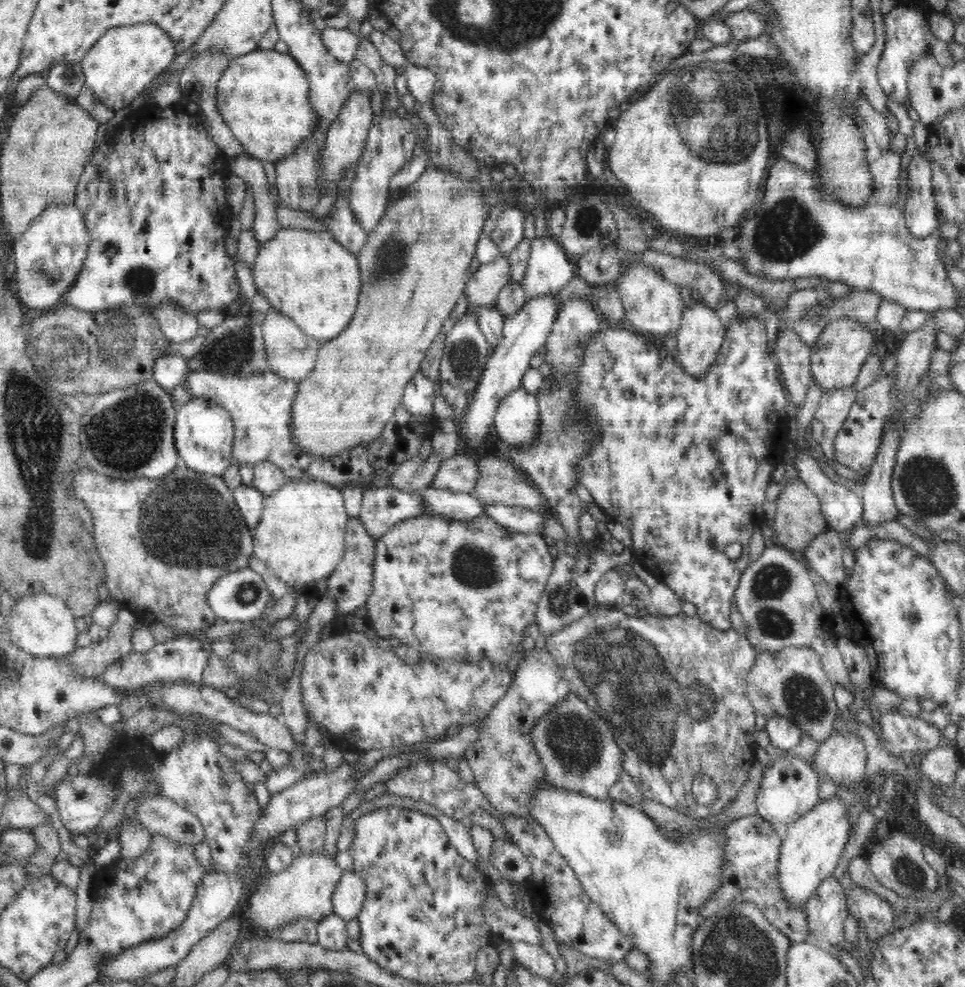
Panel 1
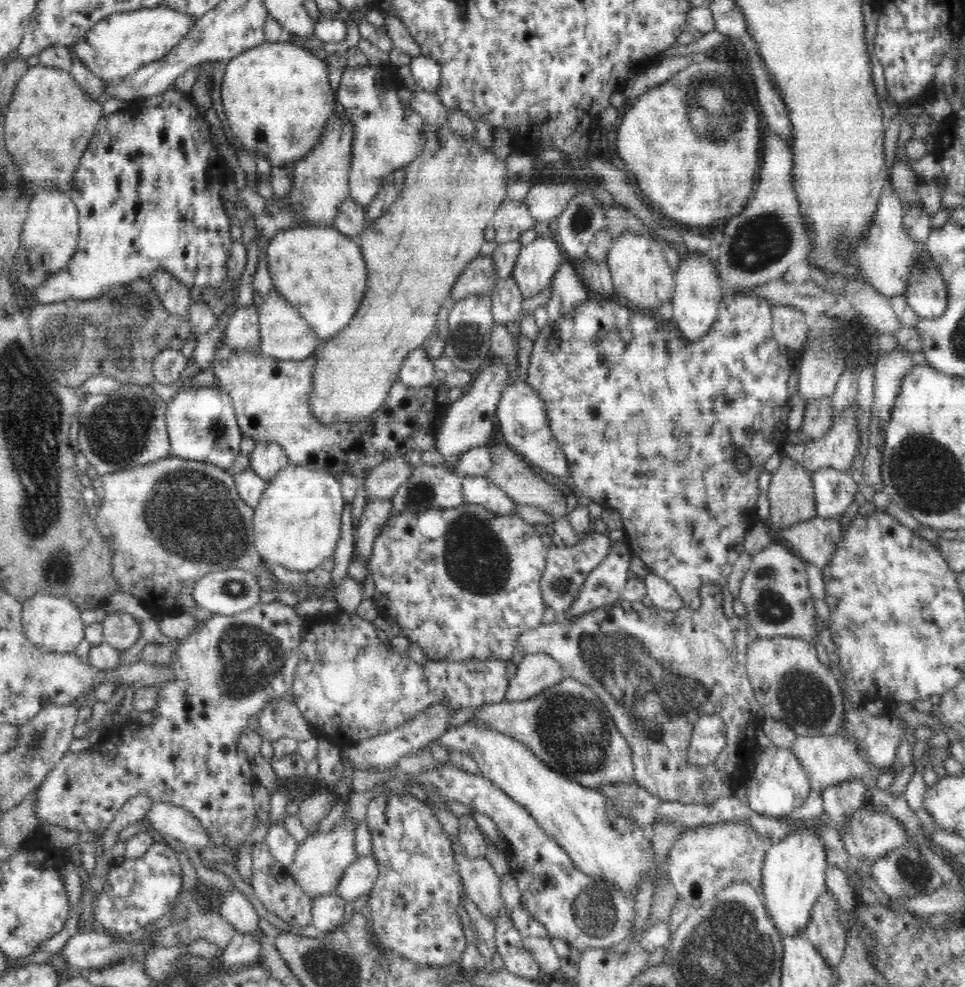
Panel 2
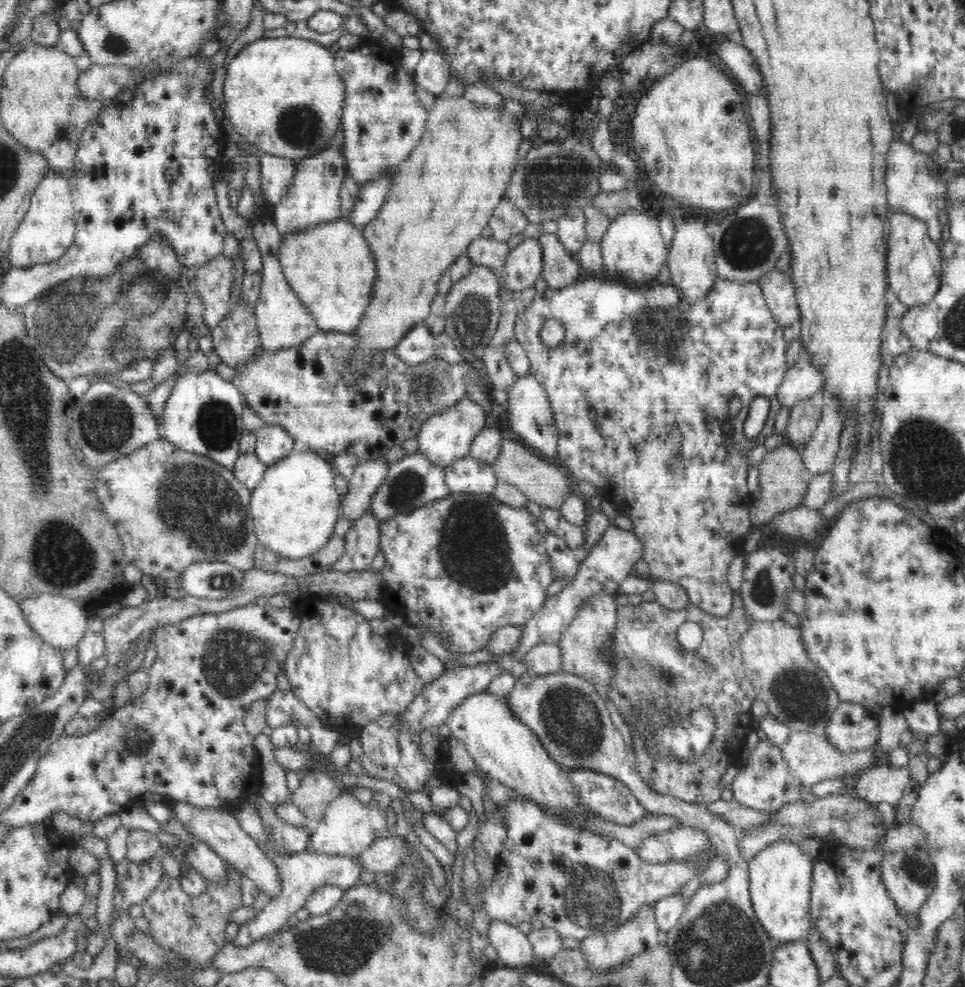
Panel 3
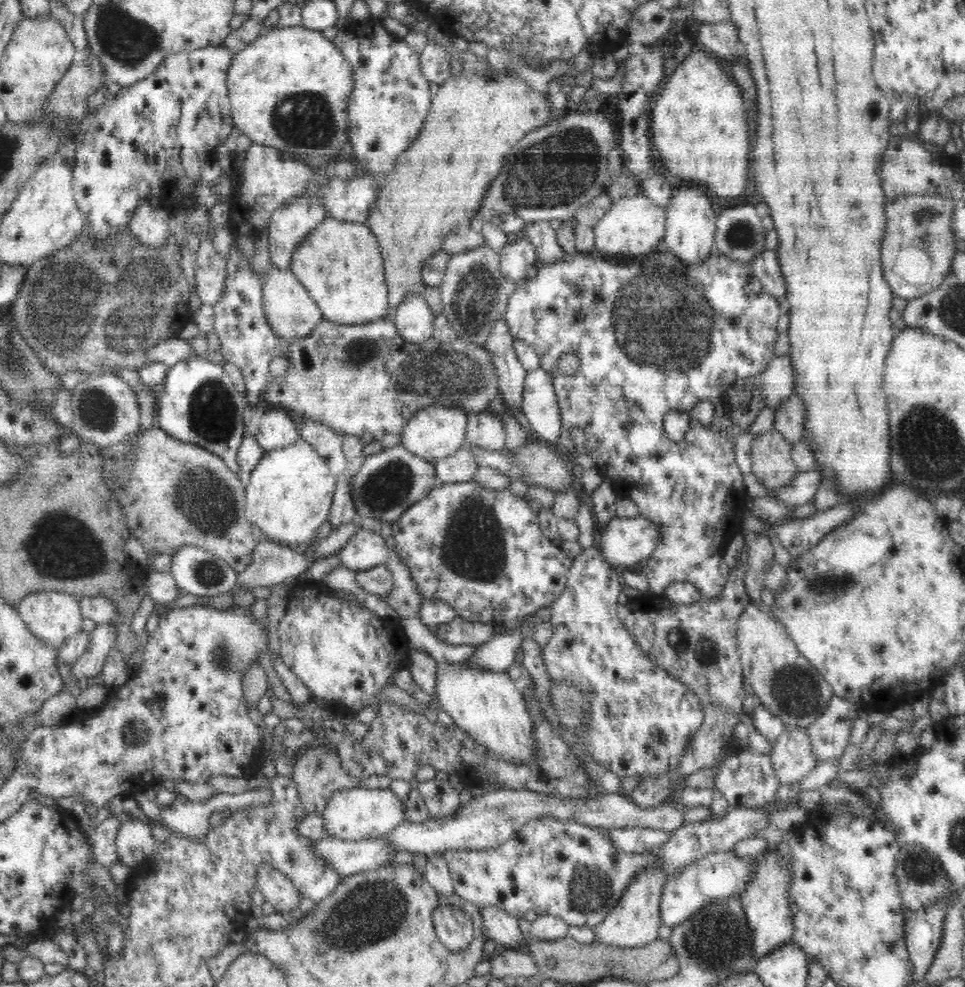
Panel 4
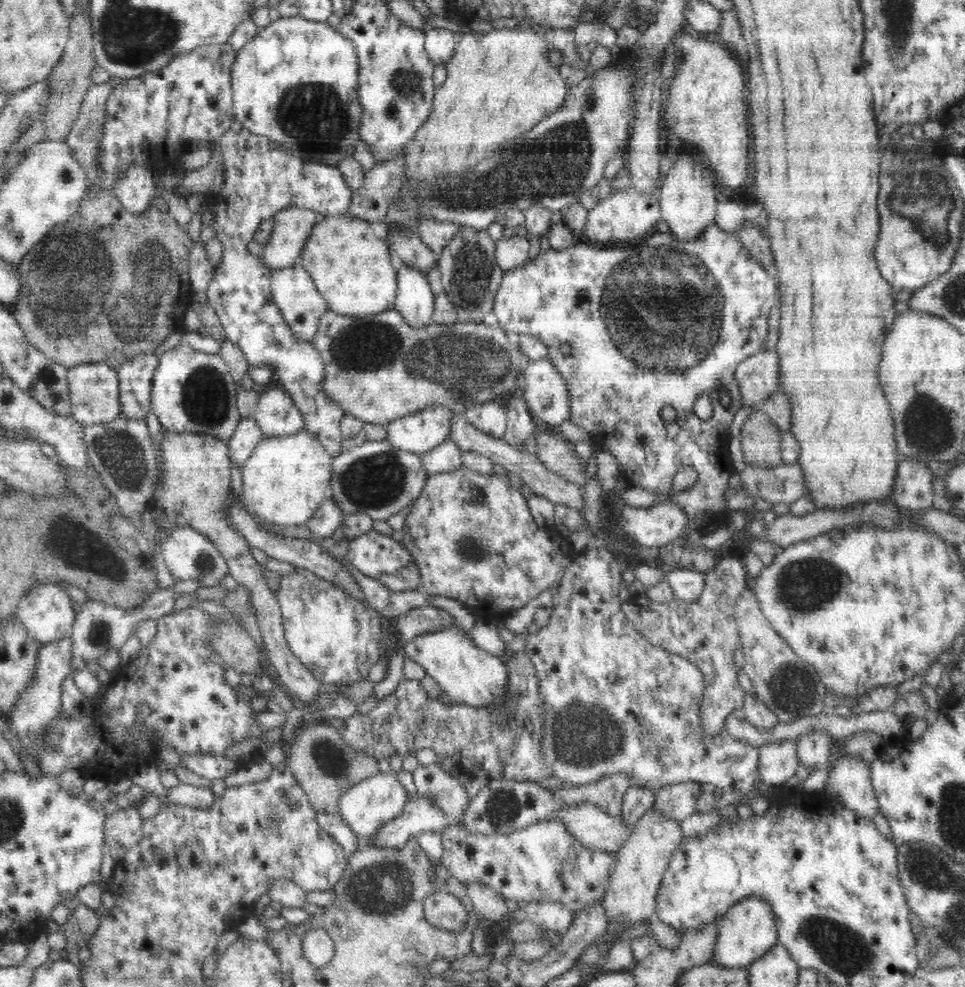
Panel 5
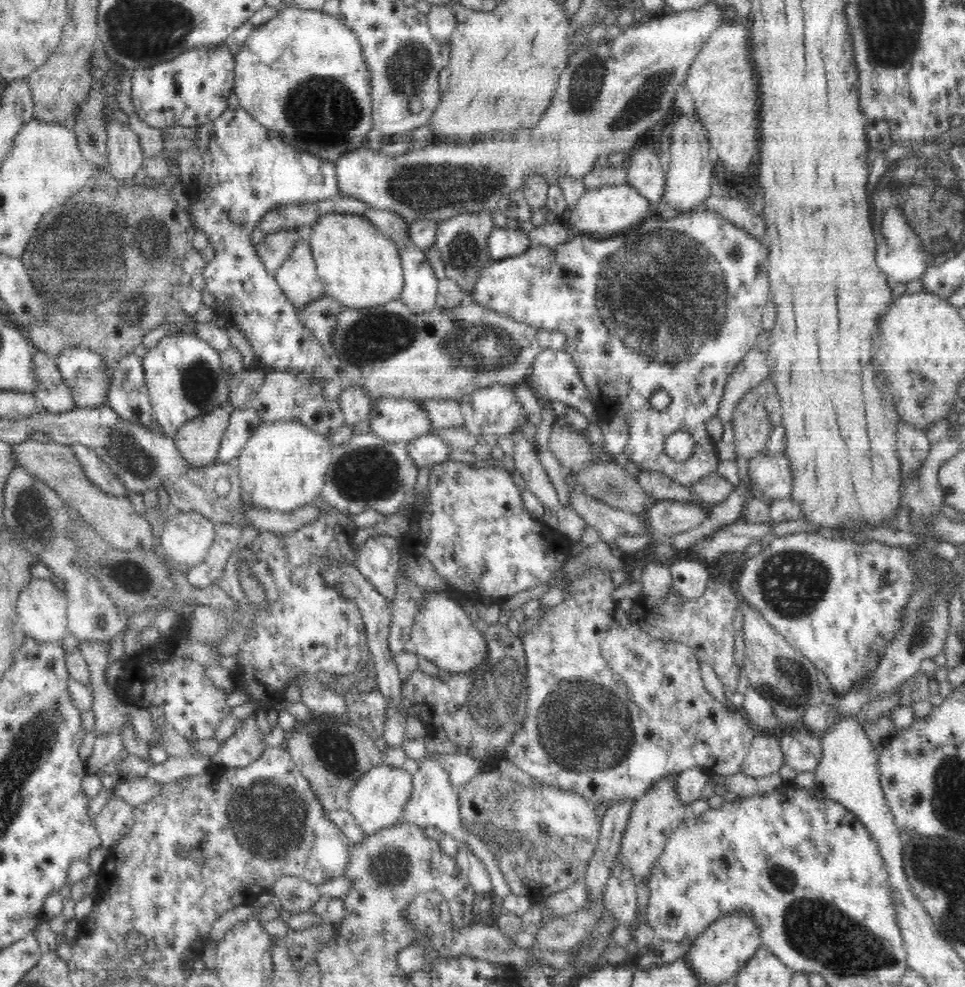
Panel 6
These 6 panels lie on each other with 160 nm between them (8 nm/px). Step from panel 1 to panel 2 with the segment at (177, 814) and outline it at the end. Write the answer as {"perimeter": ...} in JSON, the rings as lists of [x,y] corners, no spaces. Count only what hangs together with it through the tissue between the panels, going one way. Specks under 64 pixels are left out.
{"perimeter":[[[153,802],[145,820],[160,835],[171,836],[193,849],[206,849],[212,842],[204,825],[190,811],[169,802]]]}

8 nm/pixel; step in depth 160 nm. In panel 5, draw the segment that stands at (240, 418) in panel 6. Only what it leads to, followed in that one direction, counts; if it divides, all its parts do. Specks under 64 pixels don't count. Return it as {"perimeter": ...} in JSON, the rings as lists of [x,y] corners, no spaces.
{"perimeter":[[[243,418],[238,421],[235,431],[227,442],[229,460],[235,468],[241,468],[252,454],[257,442],[264,438],[256,419]]]}

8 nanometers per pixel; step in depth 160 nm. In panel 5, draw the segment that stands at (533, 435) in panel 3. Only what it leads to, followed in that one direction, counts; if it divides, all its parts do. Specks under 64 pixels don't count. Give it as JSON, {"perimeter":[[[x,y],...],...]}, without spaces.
{"perimeter":[[[548,358],[529,361],[522,376],[524,382],[524,399],[527,402],[530,414],[543,428],[558,431],[558,426],[570,416],[570,396],[568,385],[560,371],[556,371],[554,363]]]}

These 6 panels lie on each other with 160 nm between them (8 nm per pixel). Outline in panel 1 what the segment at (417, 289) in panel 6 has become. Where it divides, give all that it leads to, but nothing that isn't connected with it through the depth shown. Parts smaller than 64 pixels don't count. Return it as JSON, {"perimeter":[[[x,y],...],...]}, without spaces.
{"perimeter":[[[418,370],[406,384],[406,390],[401,402],[404,403],[406,411],[412,415],[426,415],[426,418],[434,418],[433,400],[436,395],[436,383],[428,379],[422,371]]]}

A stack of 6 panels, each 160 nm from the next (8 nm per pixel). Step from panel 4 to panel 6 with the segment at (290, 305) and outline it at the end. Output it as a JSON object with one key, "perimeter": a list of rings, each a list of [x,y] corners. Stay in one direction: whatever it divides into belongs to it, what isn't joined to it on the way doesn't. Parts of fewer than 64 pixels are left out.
{"perimeter":[[[307,236],[296,242],[290,256],[274,273],[280,289],[296,310],[325,293]]]}

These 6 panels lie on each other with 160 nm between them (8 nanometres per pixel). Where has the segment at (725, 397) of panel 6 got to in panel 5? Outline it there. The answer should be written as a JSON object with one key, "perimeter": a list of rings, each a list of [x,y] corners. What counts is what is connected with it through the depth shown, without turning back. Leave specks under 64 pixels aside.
{"perimeter":[[[754,352],[737,366],[735,379],[740,386],[740,409],[761,407],[770,394],[780,390],[778,353]]]}

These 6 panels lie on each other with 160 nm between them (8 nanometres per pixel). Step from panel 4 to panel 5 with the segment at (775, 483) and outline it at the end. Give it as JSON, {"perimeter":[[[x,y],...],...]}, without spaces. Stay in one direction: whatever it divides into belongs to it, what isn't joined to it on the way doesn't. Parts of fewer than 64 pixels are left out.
{"perimeter":[[[760,407],[751,410],[739,436],[748,465],[773,467],[782,463],[780,431]]]}

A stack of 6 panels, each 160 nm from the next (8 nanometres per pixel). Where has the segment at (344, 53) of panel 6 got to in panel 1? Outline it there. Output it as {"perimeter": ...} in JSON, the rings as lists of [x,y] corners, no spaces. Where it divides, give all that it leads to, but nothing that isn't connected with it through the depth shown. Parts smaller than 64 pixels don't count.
{"perimeter":[[[258,48],[231,58],[217,84],[216,102],[224,123],[240,142],[244,152],[262,162],[276,163],[296,153],[302,146],[312,144],[311,137],[315,132],[318,117],[308,99],[308,92],[310,92],[308,75],[290,53]]]}

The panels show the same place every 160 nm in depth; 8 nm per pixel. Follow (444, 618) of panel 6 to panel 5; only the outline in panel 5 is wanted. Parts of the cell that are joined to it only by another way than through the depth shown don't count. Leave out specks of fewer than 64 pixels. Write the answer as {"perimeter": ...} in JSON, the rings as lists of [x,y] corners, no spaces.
{"perimeter":[[[457,626],[438,632],[422,634],[404,644],[406,658],[420,664],[434,678],[441,690],[450,696],[452,703],[464,703],[472,707],[495,709],[506,694],[508,670],[505,663],[490,652],[479,648],[468,633]]]}

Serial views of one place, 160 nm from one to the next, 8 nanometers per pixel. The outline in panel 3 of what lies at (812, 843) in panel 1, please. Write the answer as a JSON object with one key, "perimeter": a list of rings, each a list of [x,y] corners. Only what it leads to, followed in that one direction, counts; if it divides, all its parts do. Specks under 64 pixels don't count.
{"perimeter":[[[780,840],[780,842],[768,845],[748,861],[748,875],[750,875],[749,893],[751,905],[755,917],[764,927],[767,935],[770,936],[771,942],[782,944],[798,941],[806,937],[811,929],[809,912],[811,881],[814,876],[813,859],[808,857],[796,842]]]}

